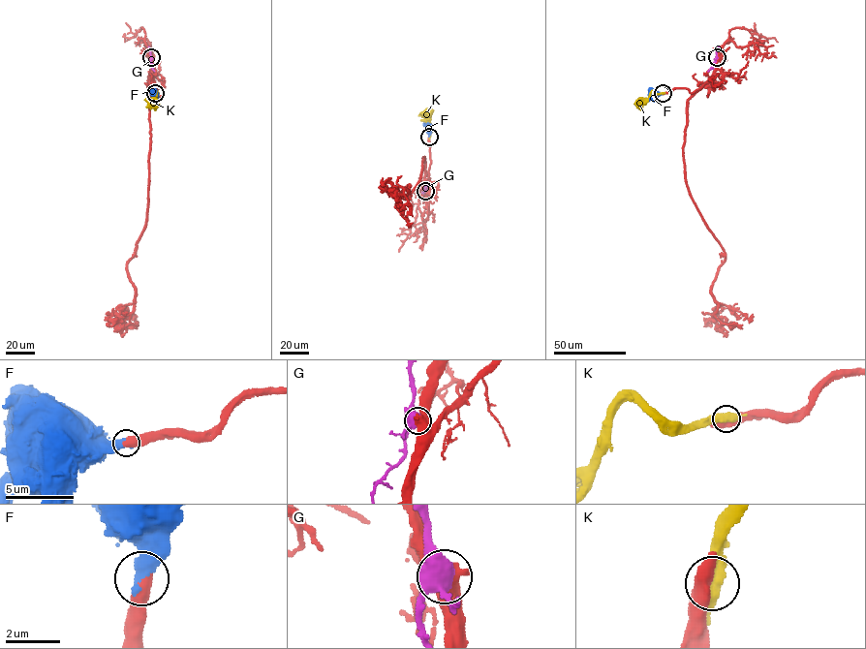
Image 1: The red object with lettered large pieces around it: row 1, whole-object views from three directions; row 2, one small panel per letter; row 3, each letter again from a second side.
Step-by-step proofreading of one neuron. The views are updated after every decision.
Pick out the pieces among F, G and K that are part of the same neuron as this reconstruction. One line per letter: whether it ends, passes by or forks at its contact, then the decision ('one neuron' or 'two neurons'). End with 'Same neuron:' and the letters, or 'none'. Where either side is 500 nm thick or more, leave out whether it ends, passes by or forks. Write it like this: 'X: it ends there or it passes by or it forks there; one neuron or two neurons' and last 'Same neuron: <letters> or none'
F: one neuron
G: two neurons
K: two neurons
Same neuron: F

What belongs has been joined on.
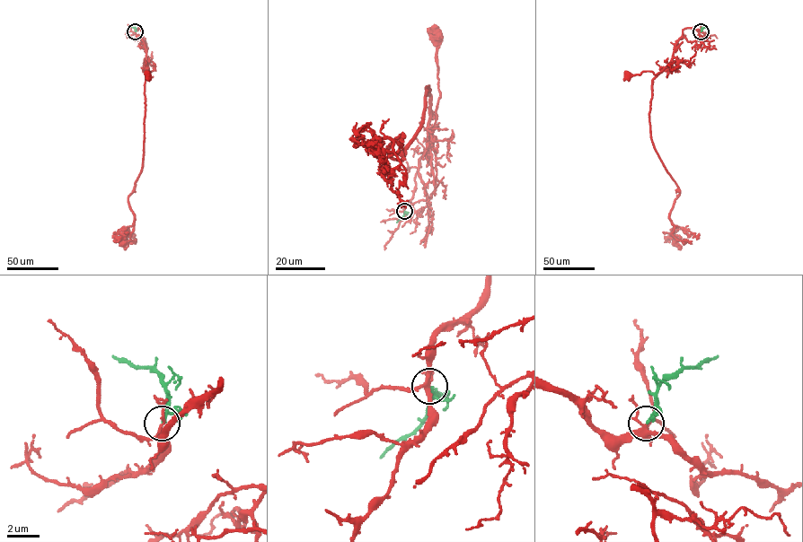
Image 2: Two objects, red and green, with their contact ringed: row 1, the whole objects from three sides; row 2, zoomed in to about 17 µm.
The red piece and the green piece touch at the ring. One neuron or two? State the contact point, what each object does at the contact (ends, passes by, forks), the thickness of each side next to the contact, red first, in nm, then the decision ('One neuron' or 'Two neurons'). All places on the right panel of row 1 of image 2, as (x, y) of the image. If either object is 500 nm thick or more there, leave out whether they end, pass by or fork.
Place: (701, 31). At the ring red forks. At the ring green passes by. Thickness 220 nm (red) against 140 nm. One neuron

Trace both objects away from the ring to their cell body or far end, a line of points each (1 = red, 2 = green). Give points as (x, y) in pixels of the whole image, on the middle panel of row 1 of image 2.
1: (404, 211), (404, 205), (411, 198), (419, 160), (431, 145), (440, 95), (434, 33)
2: (404, 211), (396, 222)

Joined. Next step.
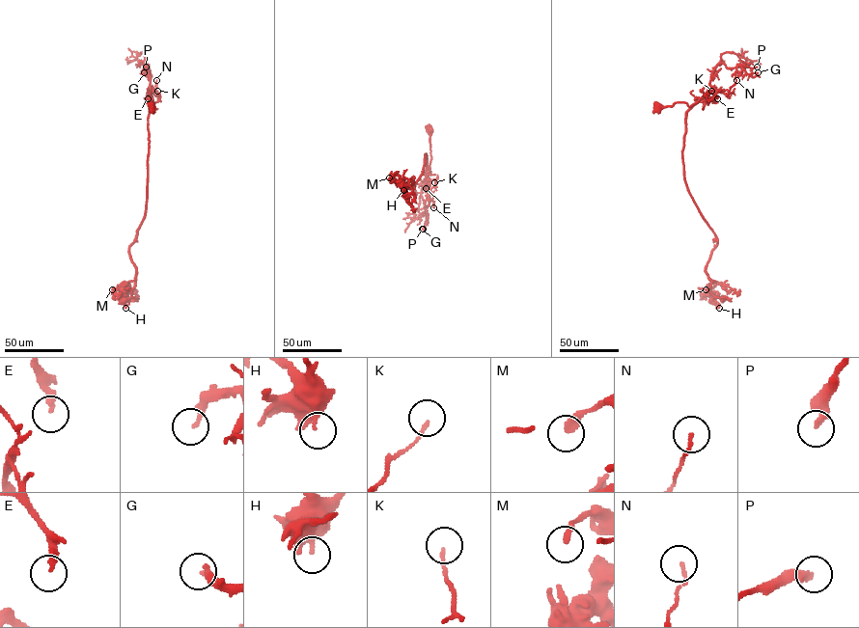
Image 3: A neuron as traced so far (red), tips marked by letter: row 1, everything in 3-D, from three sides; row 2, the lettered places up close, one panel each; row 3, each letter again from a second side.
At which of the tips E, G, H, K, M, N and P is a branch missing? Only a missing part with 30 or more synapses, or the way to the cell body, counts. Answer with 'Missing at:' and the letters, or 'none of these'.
Missing at: G, P

